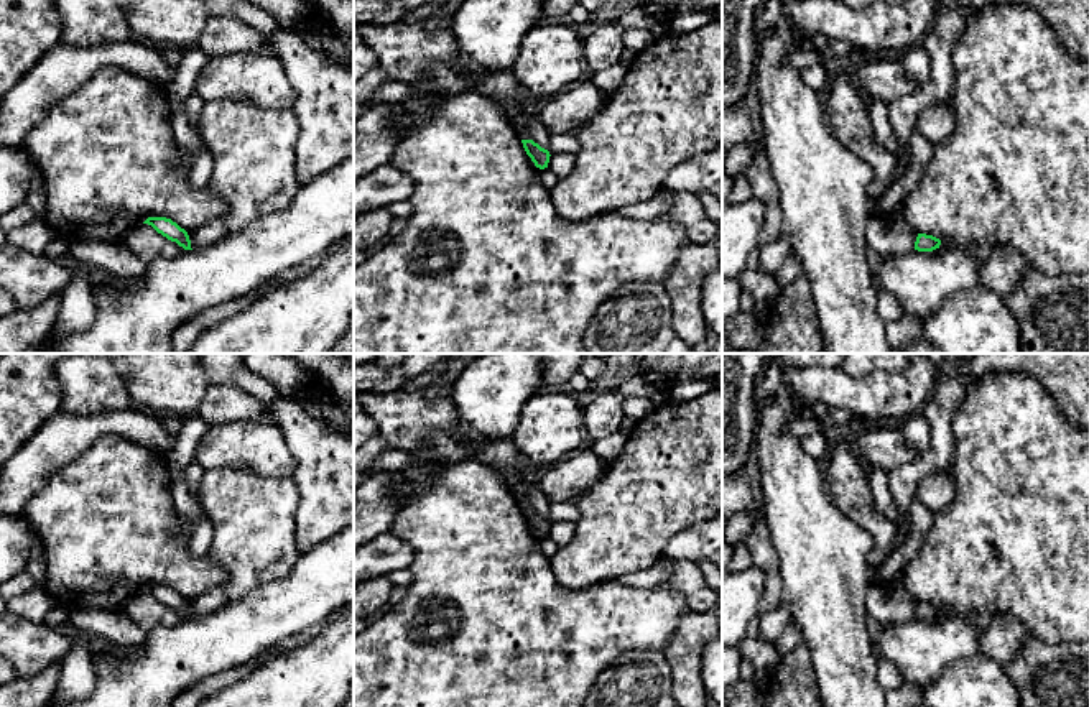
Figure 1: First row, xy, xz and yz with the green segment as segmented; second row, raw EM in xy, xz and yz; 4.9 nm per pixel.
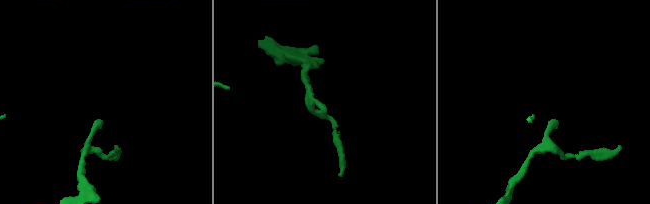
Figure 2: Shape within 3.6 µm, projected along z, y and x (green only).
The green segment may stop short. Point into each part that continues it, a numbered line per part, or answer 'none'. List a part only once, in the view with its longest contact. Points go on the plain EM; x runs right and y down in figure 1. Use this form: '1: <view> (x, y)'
none

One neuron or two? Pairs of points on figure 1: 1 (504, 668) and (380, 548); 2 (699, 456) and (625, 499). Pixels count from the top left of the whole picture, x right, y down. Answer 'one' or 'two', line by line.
1: two
2: one

